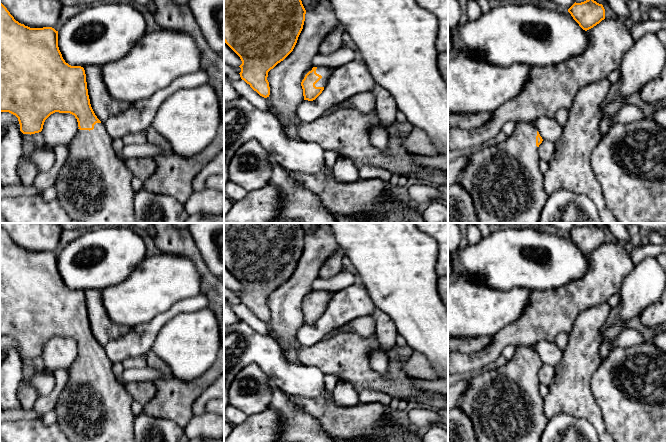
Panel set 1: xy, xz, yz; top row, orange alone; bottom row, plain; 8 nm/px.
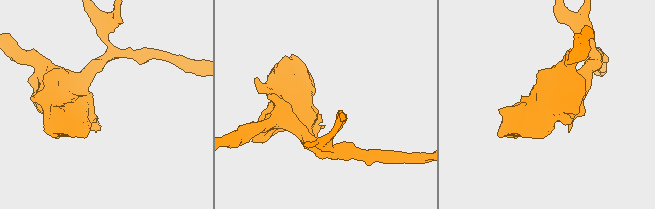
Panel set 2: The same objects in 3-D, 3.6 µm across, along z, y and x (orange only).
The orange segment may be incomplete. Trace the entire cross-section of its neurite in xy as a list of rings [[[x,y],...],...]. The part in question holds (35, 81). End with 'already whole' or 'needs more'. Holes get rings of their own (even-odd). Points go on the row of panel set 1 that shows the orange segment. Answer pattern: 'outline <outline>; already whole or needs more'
outline [[[0,3],[0,112],[9,112],[15,115],[20,124],[20,131],[23,134],[30,135],[41,132],[45,120],[55,112],[74,115],[79,128],[76,136],[67,144],[69,151],[67,160],[58,174],[59,179],[53,184],[57,191],[57,199],[60,206],[71,218],[82,221],[83,223],[137,223],[134,215],[135,192],[131,186],[133,175],[126,168],[124,161],[118,158],[112,146],[112,137],[109,135],[104,123],[97,118],[91,107],[84,68],[81,66],[71,66],[65,62],[58,47],[58,31],[52,27],[30,28],[25,26],[16,21],[2,3]]]; needs more

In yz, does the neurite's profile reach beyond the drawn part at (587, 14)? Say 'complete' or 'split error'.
complete

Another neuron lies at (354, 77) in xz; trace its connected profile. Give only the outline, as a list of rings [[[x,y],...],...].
[[[361,60],[350,61],[335,68],[322,93],[313,101],[303,100],[298,106],[298,120],[313,122],[323,113],[349,97],[373,91],[375,79],[367,64]]]

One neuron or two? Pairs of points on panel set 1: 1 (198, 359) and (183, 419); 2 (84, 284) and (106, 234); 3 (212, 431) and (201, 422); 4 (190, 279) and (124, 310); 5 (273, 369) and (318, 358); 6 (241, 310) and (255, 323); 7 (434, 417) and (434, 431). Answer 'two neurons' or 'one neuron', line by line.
1: two neurons
2: one neuron
3: one neuron
4: one neuron
5: two neurons
6: one neuron
7: two neurons

